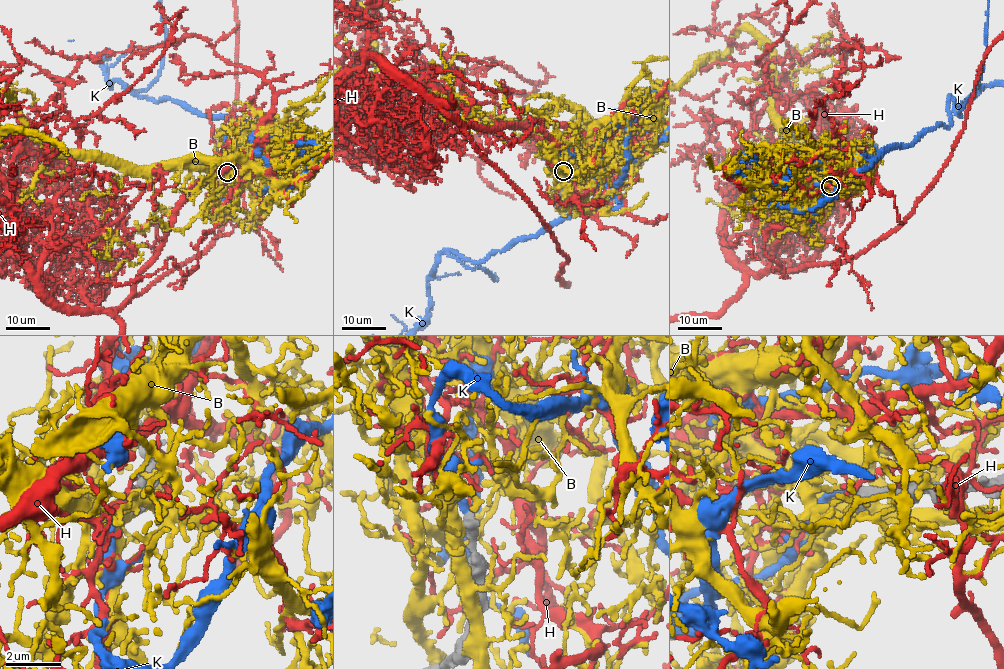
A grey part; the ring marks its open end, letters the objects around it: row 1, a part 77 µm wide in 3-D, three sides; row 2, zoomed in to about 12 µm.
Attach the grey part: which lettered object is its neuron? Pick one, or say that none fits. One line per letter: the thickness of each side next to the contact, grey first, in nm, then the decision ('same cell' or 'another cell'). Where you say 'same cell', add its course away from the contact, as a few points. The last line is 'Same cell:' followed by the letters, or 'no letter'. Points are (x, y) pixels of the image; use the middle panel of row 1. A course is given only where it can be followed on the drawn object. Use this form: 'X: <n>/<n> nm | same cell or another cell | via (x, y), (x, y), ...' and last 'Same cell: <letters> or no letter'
B: 400/420 nm | another cell
H: 360/140 nm | another cell
K: 400/280 nm | same cell
Same cell: K

